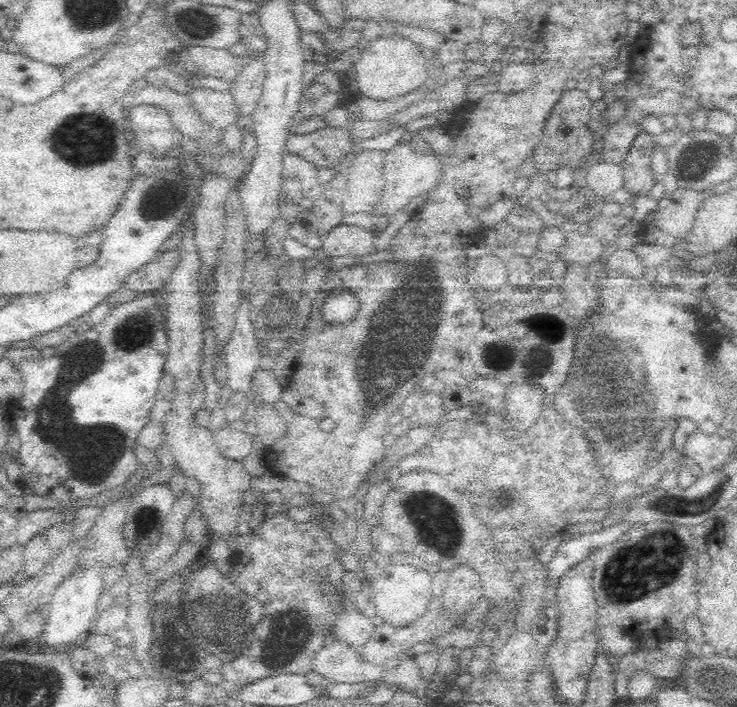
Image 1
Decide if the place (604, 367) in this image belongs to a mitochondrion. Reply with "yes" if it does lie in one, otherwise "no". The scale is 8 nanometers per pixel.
yes

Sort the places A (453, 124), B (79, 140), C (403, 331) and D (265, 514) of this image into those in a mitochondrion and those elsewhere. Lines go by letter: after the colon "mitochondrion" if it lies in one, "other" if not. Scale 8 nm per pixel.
A: other
B: mitochondrion
C: mitochondrion
D: other

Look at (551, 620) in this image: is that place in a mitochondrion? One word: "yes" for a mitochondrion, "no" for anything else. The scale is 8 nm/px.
no

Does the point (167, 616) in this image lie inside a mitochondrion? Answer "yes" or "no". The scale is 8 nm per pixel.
yes

